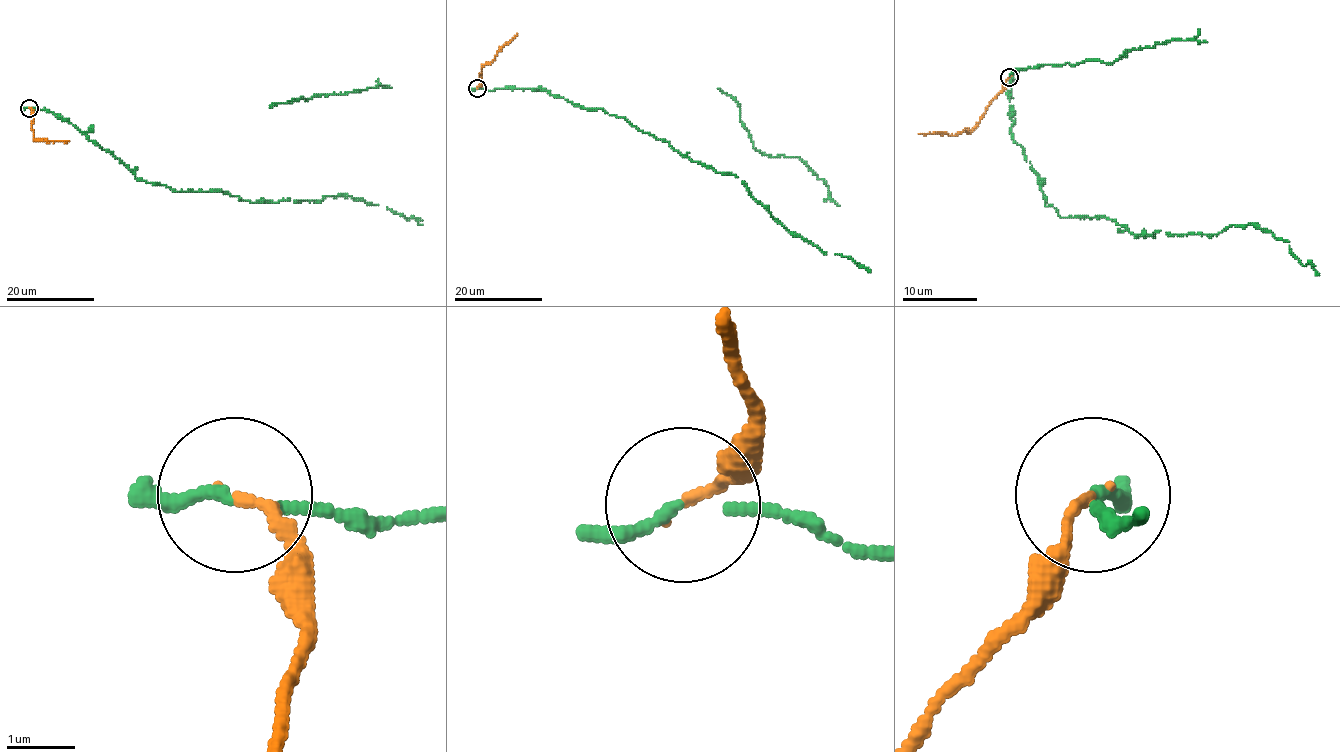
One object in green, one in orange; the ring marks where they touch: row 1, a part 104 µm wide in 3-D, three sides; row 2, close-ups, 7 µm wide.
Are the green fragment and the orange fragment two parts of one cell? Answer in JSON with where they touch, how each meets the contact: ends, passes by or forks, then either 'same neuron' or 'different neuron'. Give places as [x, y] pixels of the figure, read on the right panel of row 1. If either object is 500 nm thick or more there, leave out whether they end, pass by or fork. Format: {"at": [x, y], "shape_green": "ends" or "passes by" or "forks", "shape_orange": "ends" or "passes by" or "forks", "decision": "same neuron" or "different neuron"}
{"at": [1009, 77], "shape_green": "passes by", "shape_orange": "ends", "decision": "different neuron"}

